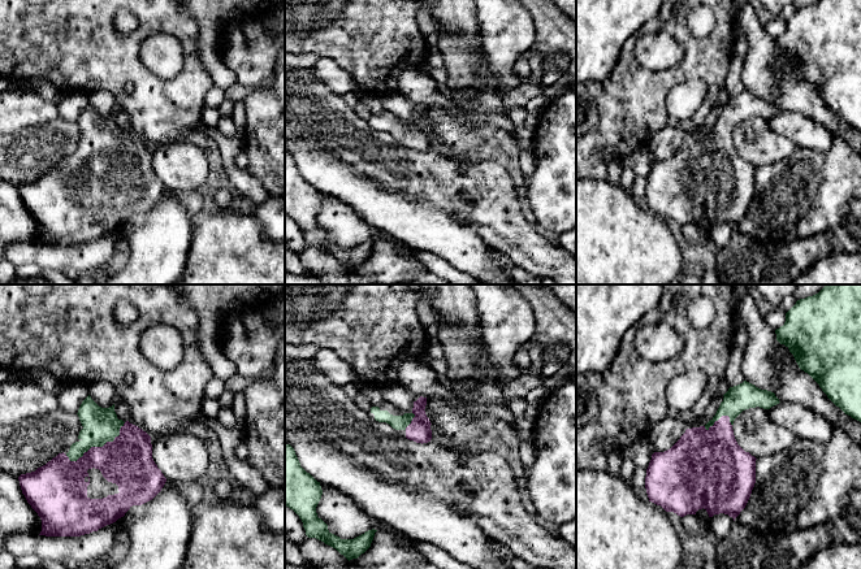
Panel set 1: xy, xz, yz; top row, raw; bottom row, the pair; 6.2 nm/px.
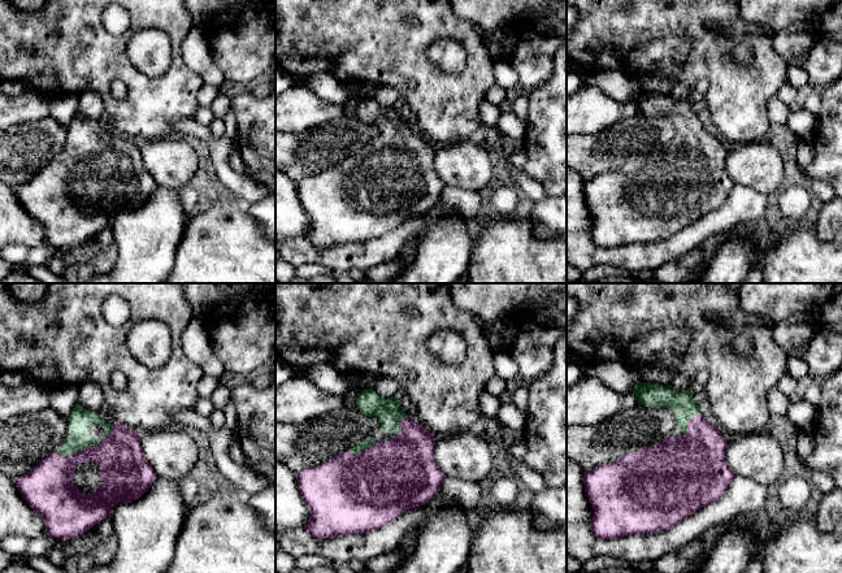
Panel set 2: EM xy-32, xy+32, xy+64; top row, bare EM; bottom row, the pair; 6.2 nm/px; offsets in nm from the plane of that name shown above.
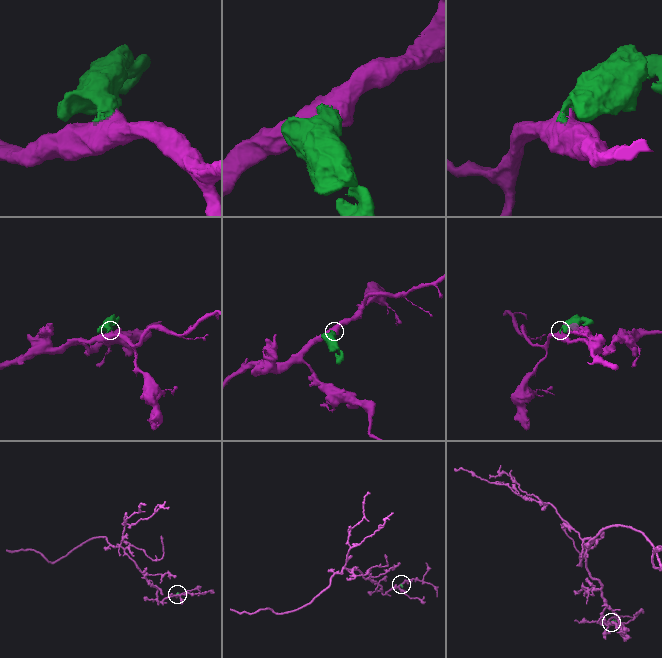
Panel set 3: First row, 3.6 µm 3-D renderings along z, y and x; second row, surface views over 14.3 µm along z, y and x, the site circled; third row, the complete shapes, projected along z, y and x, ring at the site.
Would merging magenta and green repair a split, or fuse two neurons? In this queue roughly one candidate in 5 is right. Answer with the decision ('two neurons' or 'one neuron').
one neuron

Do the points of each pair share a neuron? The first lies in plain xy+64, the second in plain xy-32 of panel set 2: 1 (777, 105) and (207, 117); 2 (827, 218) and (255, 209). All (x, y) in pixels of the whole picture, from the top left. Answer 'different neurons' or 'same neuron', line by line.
1: same neuron
2: same neuron

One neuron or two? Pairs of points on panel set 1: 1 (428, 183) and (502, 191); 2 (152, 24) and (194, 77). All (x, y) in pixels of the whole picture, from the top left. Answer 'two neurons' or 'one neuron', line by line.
1: one neuron
2: one neuron

